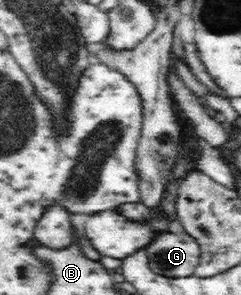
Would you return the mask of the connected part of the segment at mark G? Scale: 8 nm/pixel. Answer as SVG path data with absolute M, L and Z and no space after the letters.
M169 231L156 234L152 242L146 245L144 252L153 273L165 277L193 276L201 257L199 242L187 232L183 232L180 235Z

